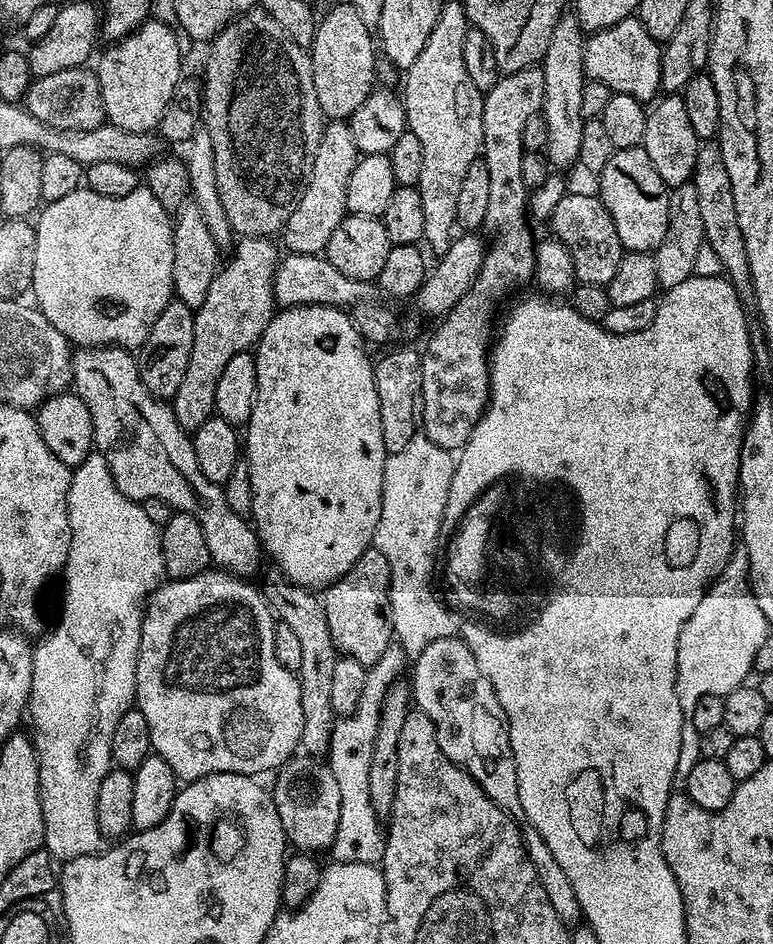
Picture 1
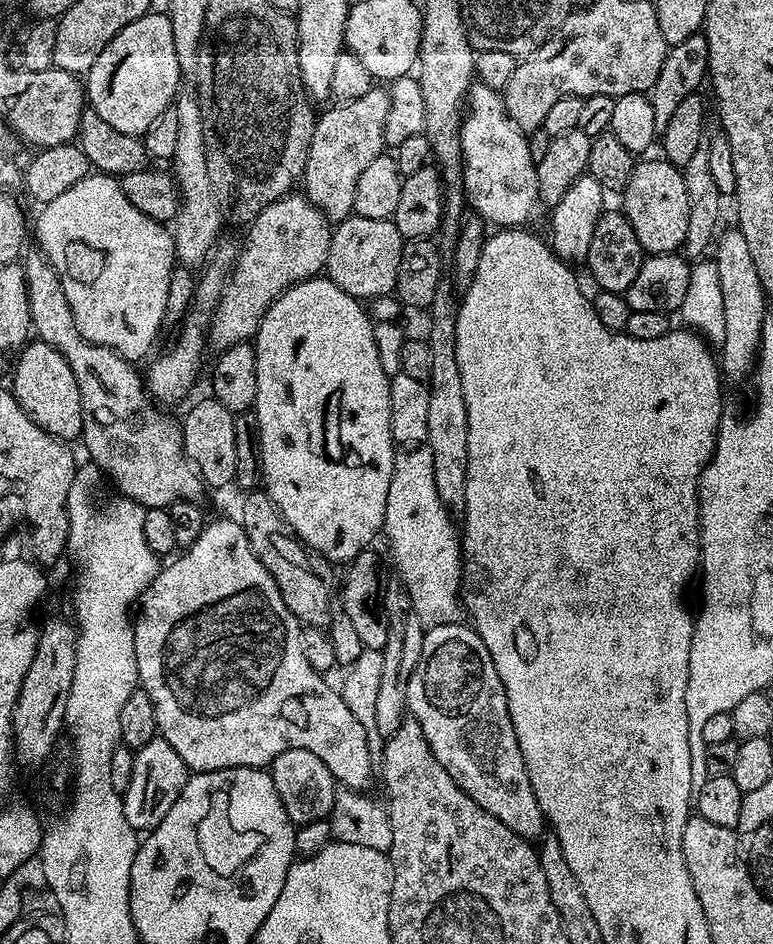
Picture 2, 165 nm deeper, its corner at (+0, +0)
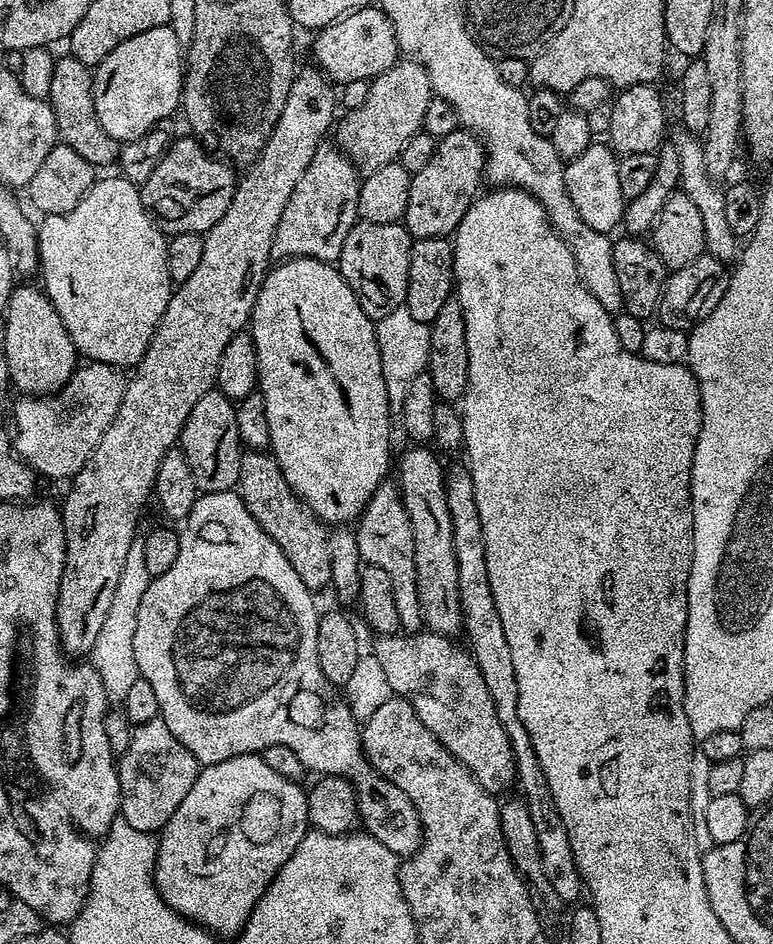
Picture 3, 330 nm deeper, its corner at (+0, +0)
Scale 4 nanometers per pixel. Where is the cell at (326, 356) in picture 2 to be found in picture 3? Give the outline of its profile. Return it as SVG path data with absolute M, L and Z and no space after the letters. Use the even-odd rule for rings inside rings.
M298 256L295 258L285 259L283 262L277 263L277 266L269 267L264 281L260 283L260 289L258 290L258 298L254 302L252 307L252 318L250 321L250 331L252 333L252 341L256 347L256 361L258 362L258 391L262 394L262 398L266 402L266 422L270 426L270 452L271 455L276 457L278 466L282 470L282 474L286 478L286 482L290 482L290 486L295 490L296 495L307 504L308 508L324 521L328 526L348 526L353 522L359 520L360 515L364 512L366 502L370 502L370 498L374 494L374 490L378 490L378 486L385 483L386 477L384 476L388 472L388 454L390 454L390 430L394 425L394 417L388 413L388 402L386 394L386 383L383 382L382 376L382 361L379 357L378 342L376 341L375 330L376 325L368 315L362 310L362 306L358 302L358 298L354 294L352 287L344 281L344 276L340 273L339 267L333 266L327 260L311 260L305 256Z

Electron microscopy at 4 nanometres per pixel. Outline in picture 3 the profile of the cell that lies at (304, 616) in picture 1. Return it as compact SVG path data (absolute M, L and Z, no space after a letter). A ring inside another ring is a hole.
M245 451L240 457L240 473L235 491L239 492L250 518L278 542L278 550L290 558L290 566L298 573L298 578L307 588L319 590L331 585L331 558L328 545L329 529L320 517L315 516L307 504L296 495L295 490L286 482L276 457L267 451Z

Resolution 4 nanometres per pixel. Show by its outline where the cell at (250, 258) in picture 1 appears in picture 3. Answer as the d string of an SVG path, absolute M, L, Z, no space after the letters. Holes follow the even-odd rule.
M321 146L310 158L310 166L306 166L306 174L294 186L294 194L290 194L290 202L286 202L286 210L282 210L282 222L278 222L278 230L274 234L272 254L276 258L295 258L305 256L311 260L339 261L342 254L342 242L346 242L346 234L358 223L358 194L361 177L356 167L340 151L339 147Z

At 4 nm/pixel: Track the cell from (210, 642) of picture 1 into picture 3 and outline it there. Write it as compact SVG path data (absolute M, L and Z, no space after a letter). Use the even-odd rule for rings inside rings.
M206 492L197 495L194 506L190 514L184 517L182 527L179 529L180 549L178 558L170 566L170 570L161 576L154 576L146 594L142 594L142 602L138 602L138 614L134 622L134 662L140 671L139 676L146 678L150 686L154 686L154 698L158 698L159 719L170 726L170 734L194 754L194 758L201 766L226 762L226 758L238 758L239 756L255 756L262 754L270 746L290 746L294 754L304 763L305 769L309 773L323 774L326 776L343 776L350 781L352 787L356 789L356 810L358 820L363 831L369 836L378 838L386 850L390 850L398 858L412 858L415 852L419 853L424 839L424 826L420 822L420 815L414 806L414 802L394 782L390 782L381 776L375 768L369 764L364 756L364 749L360 747L361 725L352 716L352 711L348 709L348 701L338 691L337 685L331 684L322 674L322 666L318 666L318 622L320 616L316 612L316 604L312 601L313 589L307 588L298 578L298 573L294 571L294 566L290 566L290 558L278 550L278 542L250 518L250 510L242 502L239 492Z

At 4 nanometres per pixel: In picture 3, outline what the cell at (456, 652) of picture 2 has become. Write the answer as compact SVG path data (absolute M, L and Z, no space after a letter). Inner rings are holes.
M421 631L419 634L397 634L394 636L377 635L376 641L370 648L371 655L378 658L379 665L386 674L386 682L390 682L393 693L399 699L410 702L426 730L470 770L470 774L488 792L501 794L508 787L516 784L516 767L514 766L514 754L510 746L510 738L498 722L498 710L494 708L494 698L490 696L490 690L486 688L486 682L478 670L476 660L472 653L460 648L455 639L439 636L437 632Z

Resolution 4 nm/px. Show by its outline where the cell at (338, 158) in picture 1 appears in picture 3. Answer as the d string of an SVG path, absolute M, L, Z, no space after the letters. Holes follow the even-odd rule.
M411 58L397 59L390 70L378 74L369 83L366 102L357 108L347 109L339 117L334 128L335 143L356 167L357 173L378 170L393 163L402 146L406 146L406 138L423 129L426 106L430 106L433 98L432 83L423 66Z

